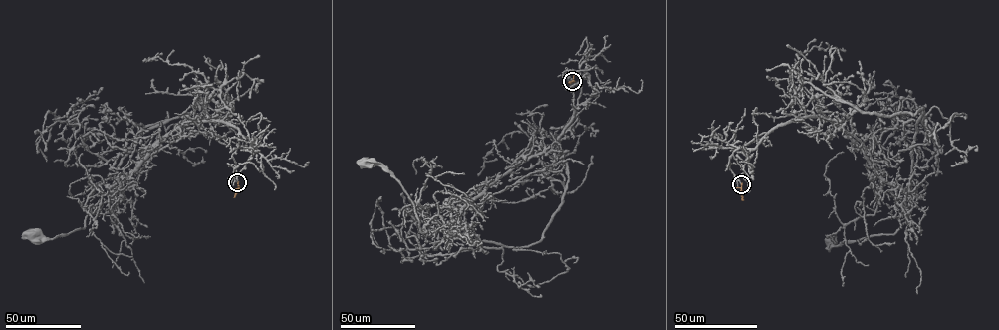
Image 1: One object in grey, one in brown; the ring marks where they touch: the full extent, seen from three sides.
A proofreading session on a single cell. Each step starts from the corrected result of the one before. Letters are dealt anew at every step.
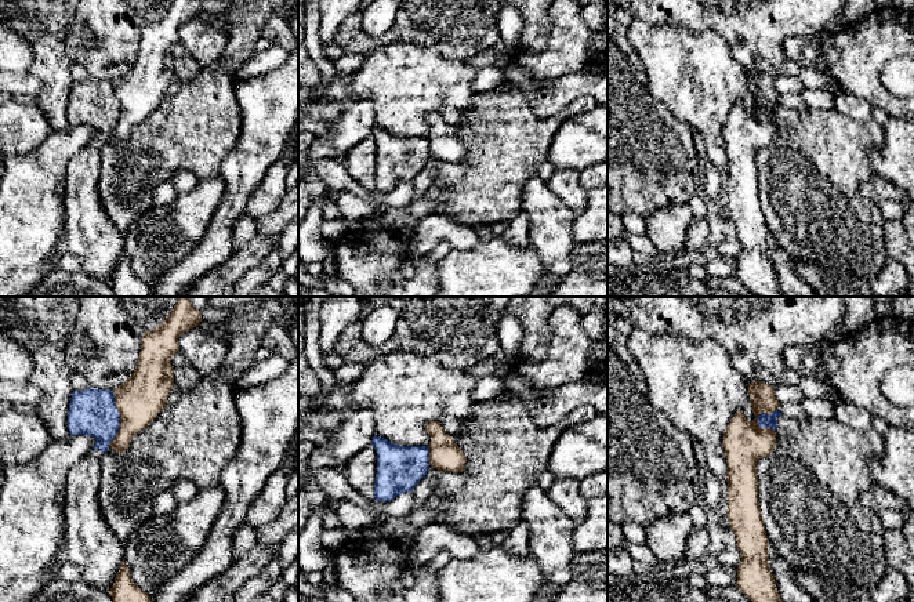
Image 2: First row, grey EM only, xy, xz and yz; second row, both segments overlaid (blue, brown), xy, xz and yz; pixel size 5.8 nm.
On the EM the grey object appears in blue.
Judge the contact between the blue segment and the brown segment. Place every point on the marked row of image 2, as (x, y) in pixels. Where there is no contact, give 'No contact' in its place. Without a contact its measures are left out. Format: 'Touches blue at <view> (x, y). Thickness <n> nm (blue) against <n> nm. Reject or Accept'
Touches blue at xy (119, 419). Thickness 280 nm (blue) against 280 nm. Reject

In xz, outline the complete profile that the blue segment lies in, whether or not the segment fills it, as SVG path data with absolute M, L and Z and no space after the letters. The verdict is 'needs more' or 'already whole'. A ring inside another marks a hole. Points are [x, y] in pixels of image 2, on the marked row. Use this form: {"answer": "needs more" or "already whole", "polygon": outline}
{"answer": "already whole", "polygon": "M373 436L377 452L374 498L391 501L405 492L413 492L429 468L428 446L399 446L385 438Z"}

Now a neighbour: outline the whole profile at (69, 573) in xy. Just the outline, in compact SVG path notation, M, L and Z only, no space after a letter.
M66 562L59 570L58 577L64 579L65 581L75 583L81 580L80 570L73 567L69 562Z

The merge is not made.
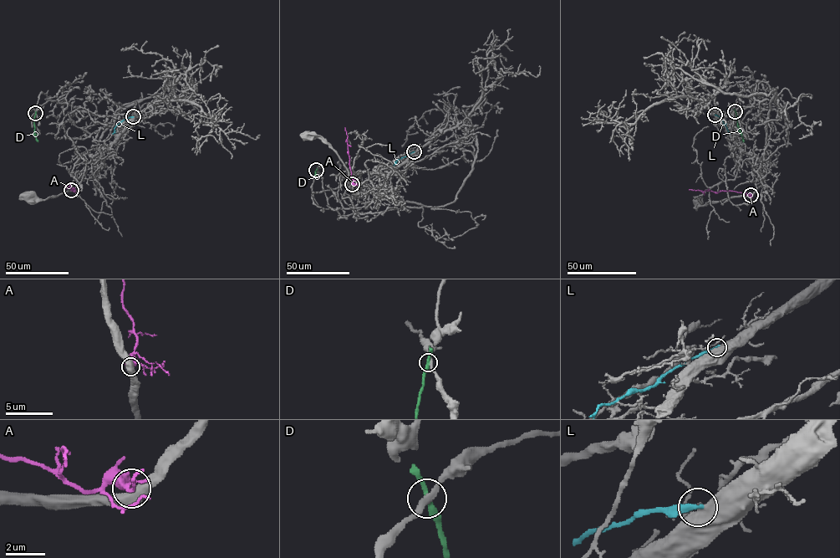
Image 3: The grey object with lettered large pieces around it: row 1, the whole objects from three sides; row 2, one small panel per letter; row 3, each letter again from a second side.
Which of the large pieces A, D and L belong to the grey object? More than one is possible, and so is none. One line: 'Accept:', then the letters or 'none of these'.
Accept: D

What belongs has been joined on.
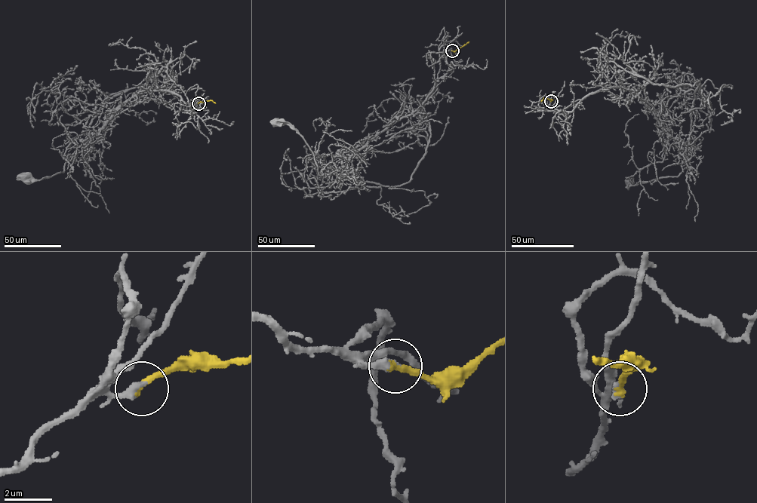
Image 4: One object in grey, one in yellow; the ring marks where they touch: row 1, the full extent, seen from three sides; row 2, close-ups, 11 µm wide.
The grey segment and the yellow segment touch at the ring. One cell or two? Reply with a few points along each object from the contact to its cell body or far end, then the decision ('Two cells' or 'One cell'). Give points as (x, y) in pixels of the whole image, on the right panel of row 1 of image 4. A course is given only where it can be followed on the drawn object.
Course of grey: (551, 101), (552, 108), (571, 111), (590, 94), (626, 87), (686, 145), (687, 166), (678, 176), (629, 181). Course of yellow: (551, 101), (544, 98), (541, 101). One cell

